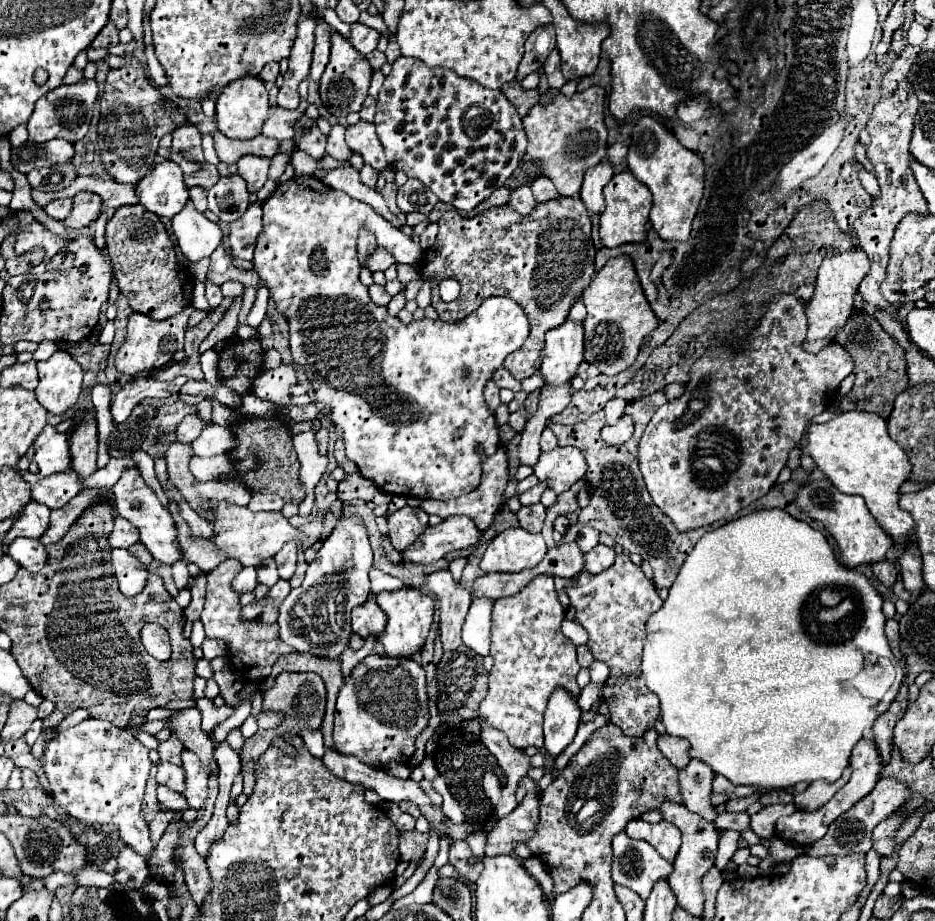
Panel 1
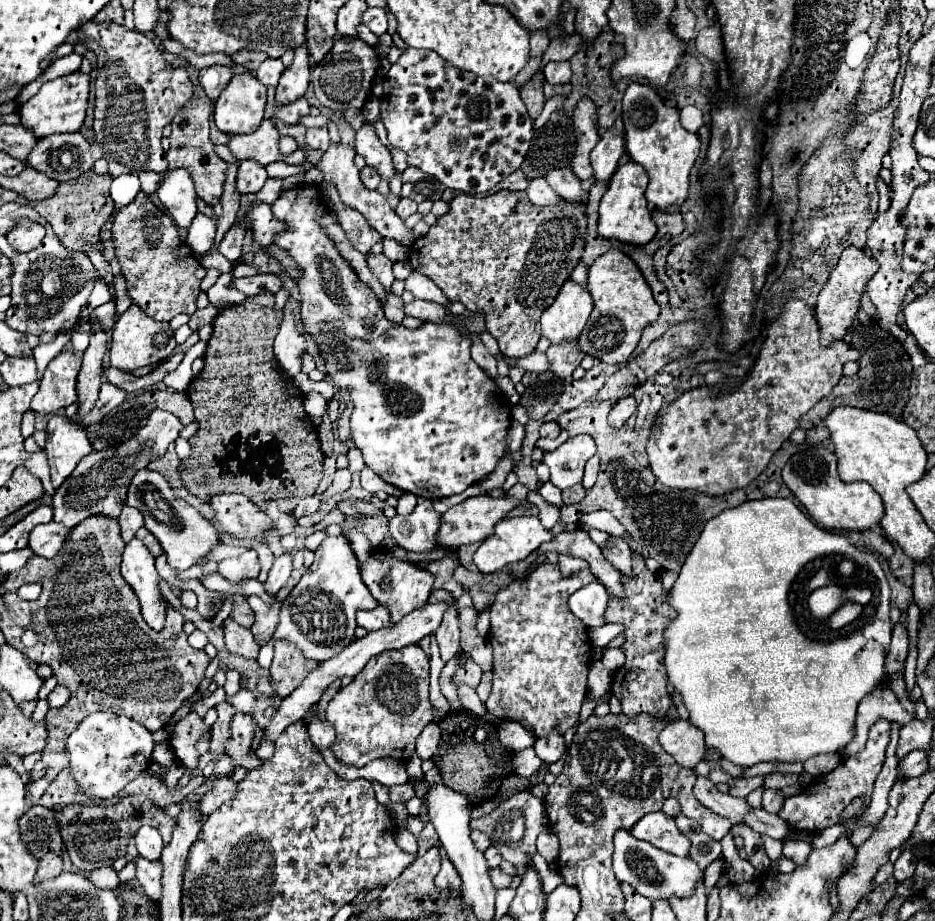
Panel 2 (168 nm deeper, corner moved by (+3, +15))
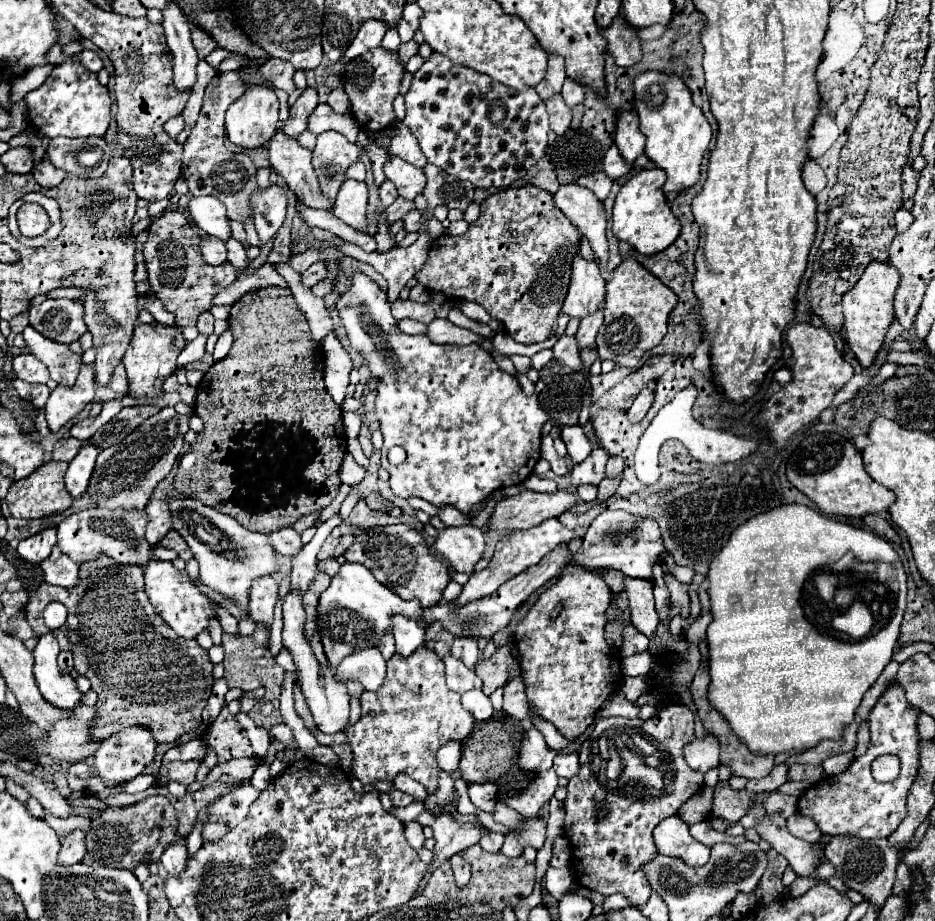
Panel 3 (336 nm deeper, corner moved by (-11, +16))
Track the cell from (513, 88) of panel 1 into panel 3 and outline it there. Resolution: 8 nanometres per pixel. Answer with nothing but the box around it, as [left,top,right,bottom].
[546,94,572,134]

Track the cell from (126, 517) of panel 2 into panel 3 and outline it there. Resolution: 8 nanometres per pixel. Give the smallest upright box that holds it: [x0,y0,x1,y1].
[144,498,172,544]

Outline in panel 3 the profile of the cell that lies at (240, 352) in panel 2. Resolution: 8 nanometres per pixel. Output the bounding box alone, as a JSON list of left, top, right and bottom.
[174,286,346,532]

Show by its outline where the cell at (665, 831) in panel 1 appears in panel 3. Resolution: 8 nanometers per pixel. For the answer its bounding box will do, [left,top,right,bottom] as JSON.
[654,814,710,866]

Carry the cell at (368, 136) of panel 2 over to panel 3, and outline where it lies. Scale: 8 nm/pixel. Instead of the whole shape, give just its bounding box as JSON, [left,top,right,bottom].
[384,156,424,200]

